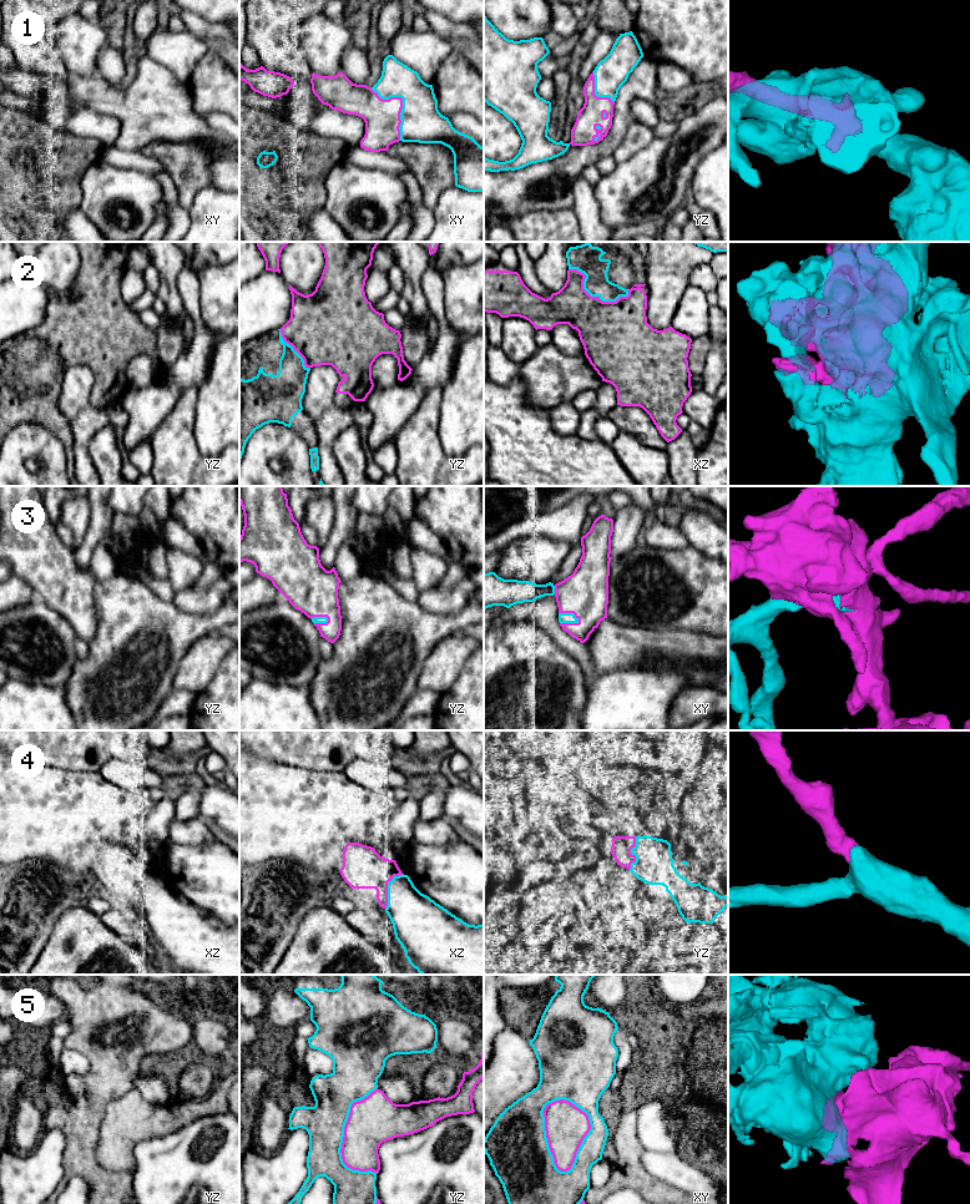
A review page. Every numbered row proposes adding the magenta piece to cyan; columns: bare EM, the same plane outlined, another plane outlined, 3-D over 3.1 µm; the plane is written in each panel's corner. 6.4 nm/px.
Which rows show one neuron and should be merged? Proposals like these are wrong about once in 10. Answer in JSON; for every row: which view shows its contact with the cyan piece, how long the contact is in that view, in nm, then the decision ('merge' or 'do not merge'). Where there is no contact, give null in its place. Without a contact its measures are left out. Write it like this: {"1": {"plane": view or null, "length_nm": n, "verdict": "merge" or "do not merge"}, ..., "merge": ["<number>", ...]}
{"1": {"plane": "xy", "length_nm": 400, "verdict": "merge"}, "2": {"plane": "xz", "length_nm": 420, "verdict": "merge"}, "3": {"plane": "xy", "length_nm": 150, "verdict": "merge"}, "4": {"plane": "xz", "length_nm": 260, "verdict": "merge"}, "5": {"plane": "xy", "length_nm": 480, "verdict": "merge"}, "merge": ["1", "2", "3", "4", "5"]}

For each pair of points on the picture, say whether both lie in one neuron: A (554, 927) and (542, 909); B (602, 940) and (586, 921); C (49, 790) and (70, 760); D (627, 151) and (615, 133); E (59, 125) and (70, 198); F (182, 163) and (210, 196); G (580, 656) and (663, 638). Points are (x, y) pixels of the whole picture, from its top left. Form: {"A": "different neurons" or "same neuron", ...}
{"A": "different neurons", "B": "same neuron", "C": "different neurons", "D": "different neurons", "E": "different neurons", "F": "different neurons", "G": "different neurons"}

